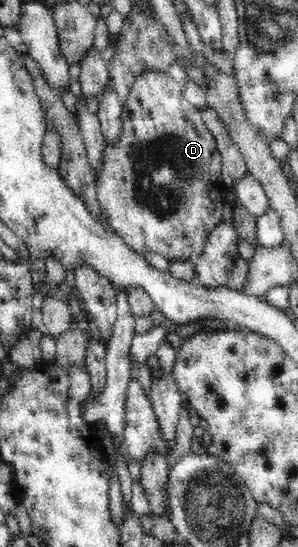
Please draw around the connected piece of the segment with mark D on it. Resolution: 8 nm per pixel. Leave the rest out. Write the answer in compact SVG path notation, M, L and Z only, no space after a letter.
M148 69L148 71L142 71L132 83L132 89L128 97L121 102L121 126L115 144L108 144L104 139L103 147L104 165L102 165L100 171L93 172L93 175L96 179L100 212L108 220L110 229L120 236L124 243L136 253L152 251L152 253L158 253L169 261L190 260L195 264L199 257L203 255L203 249L206 247L207 238L211 236L212 229L223 222L223 209L226 203L224 195L226 195L227 186L223 183L223 176L221 175L221 154L218 153L216 140L213 139L212 132L204 124L200 110L196 109L182 94L182 86L169 73L164 73L162 70Z

